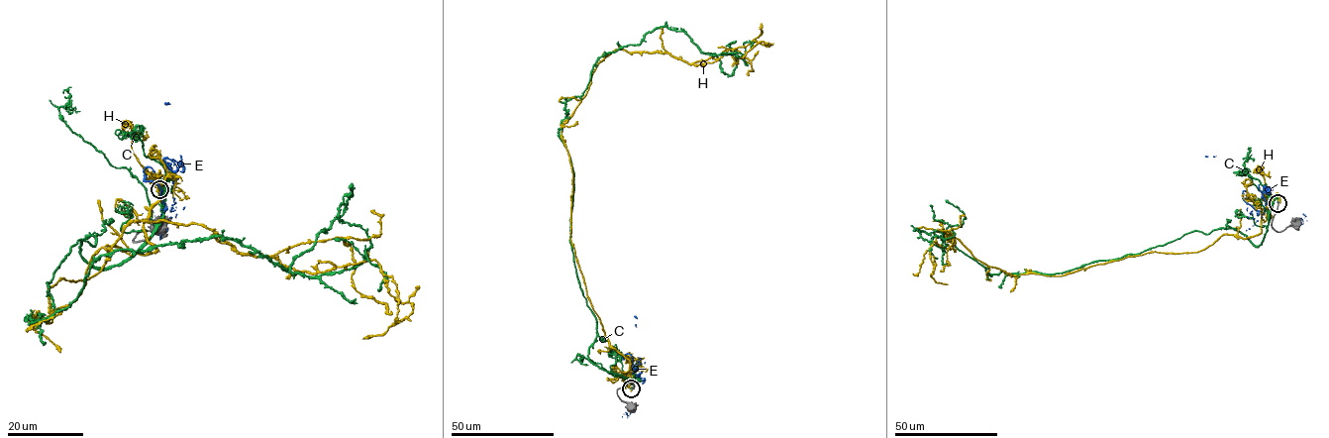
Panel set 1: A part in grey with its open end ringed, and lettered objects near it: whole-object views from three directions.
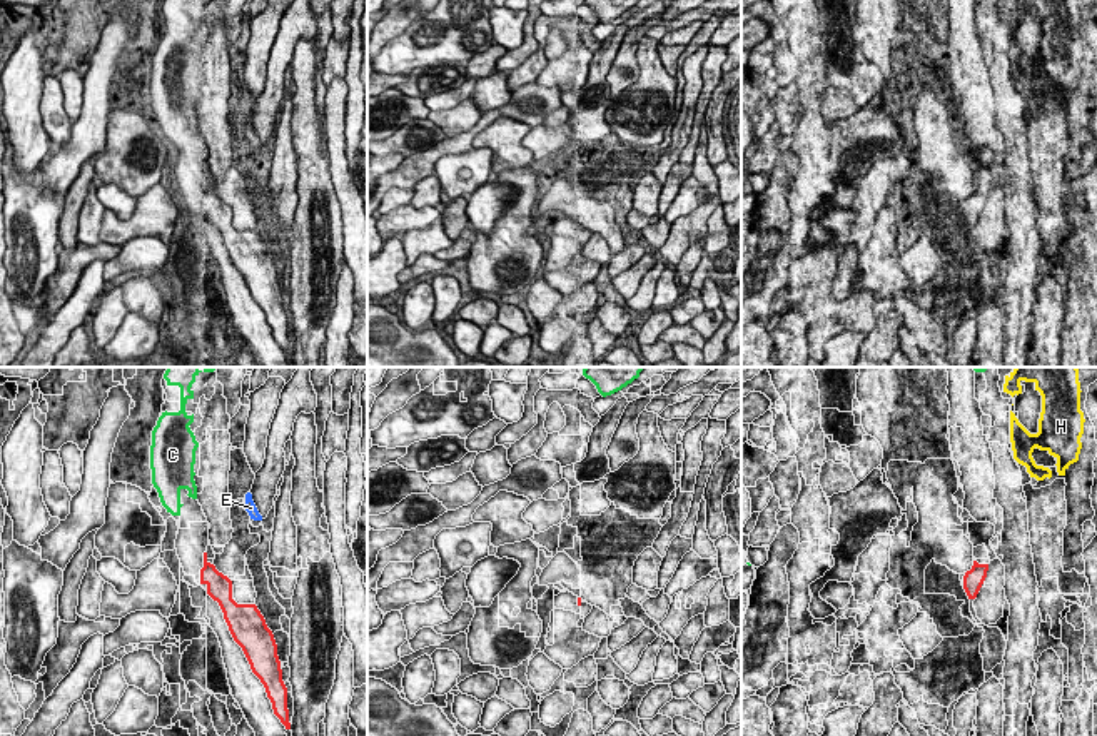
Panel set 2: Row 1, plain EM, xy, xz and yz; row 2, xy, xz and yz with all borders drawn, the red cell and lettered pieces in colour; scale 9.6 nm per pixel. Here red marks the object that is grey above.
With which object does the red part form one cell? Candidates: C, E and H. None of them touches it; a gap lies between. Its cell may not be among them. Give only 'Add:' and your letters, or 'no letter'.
Add: C

